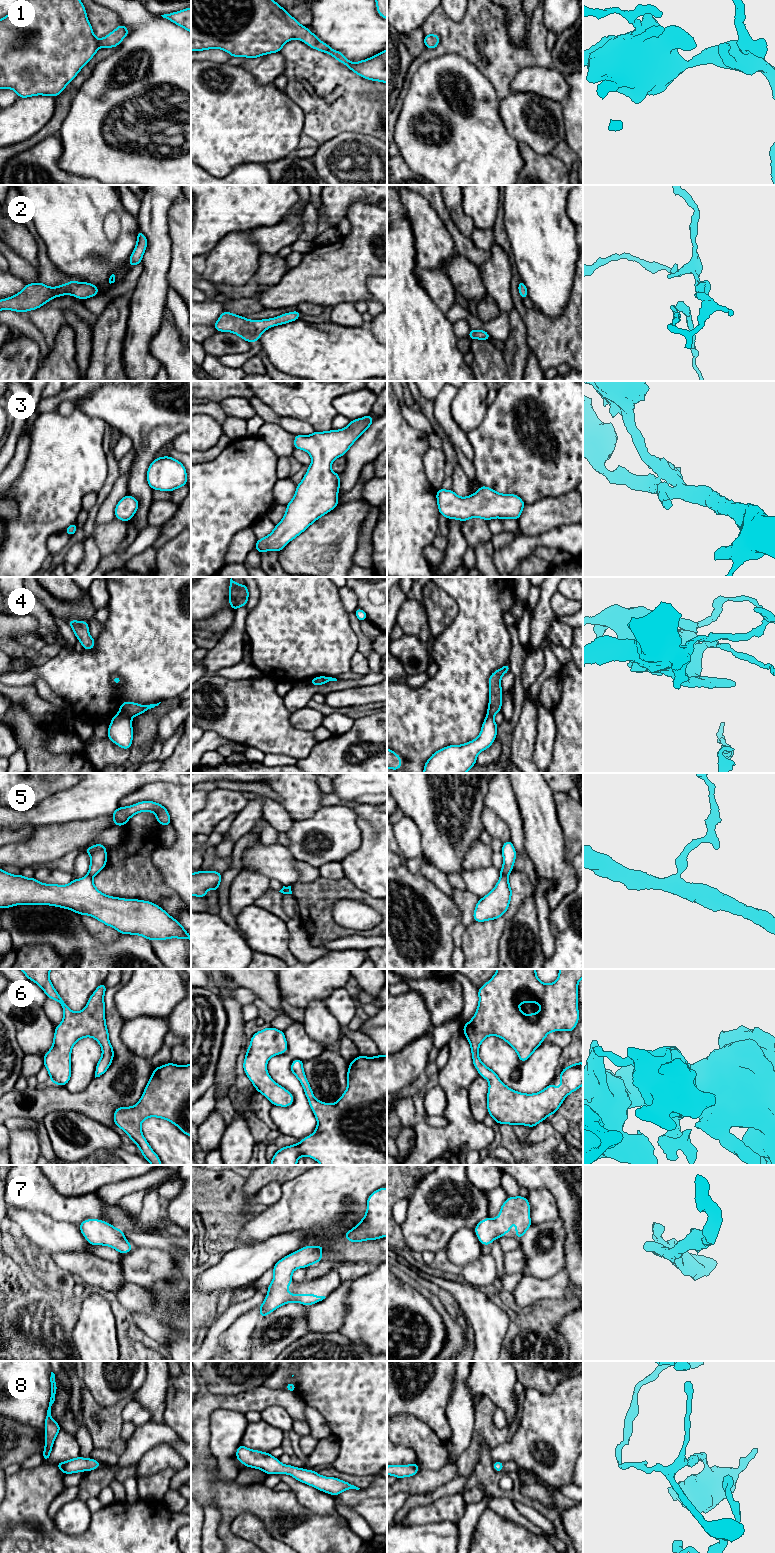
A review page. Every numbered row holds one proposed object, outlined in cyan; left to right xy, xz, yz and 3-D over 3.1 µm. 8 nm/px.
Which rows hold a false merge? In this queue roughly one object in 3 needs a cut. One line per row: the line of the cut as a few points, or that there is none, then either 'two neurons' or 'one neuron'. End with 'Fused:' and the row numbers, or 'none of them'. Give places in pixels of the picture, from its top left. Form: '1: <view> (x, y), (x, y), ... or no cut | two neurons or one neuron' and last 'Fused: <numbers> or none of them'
1: no cut | one neuron
2: no cut | one neuron
3: no cut | one neuron
4: xy (118, 713), (130, 717) | two neurons
5: yz (501, 874), (507, 876) | two neurons
6: no cut | one neuron
7: no cut | one neuron
8: no cut | one neuron
Fused: 4, 5

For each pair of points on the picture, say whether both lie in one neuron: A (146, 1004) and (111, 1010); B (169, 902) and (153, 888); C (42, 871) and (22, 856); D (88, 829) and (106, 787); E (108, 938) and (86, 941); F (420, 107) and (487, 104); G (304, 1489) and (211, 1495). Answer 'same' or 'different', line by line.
A: different
B: same
C: different
D: different
E: different
F: same
G: different

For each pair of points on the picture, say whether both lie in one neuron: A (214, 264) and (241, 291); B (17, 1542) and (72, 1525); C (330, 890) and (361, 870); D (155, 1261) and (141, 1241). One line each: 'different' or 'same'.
A: different
B: different
C: different
D: different

